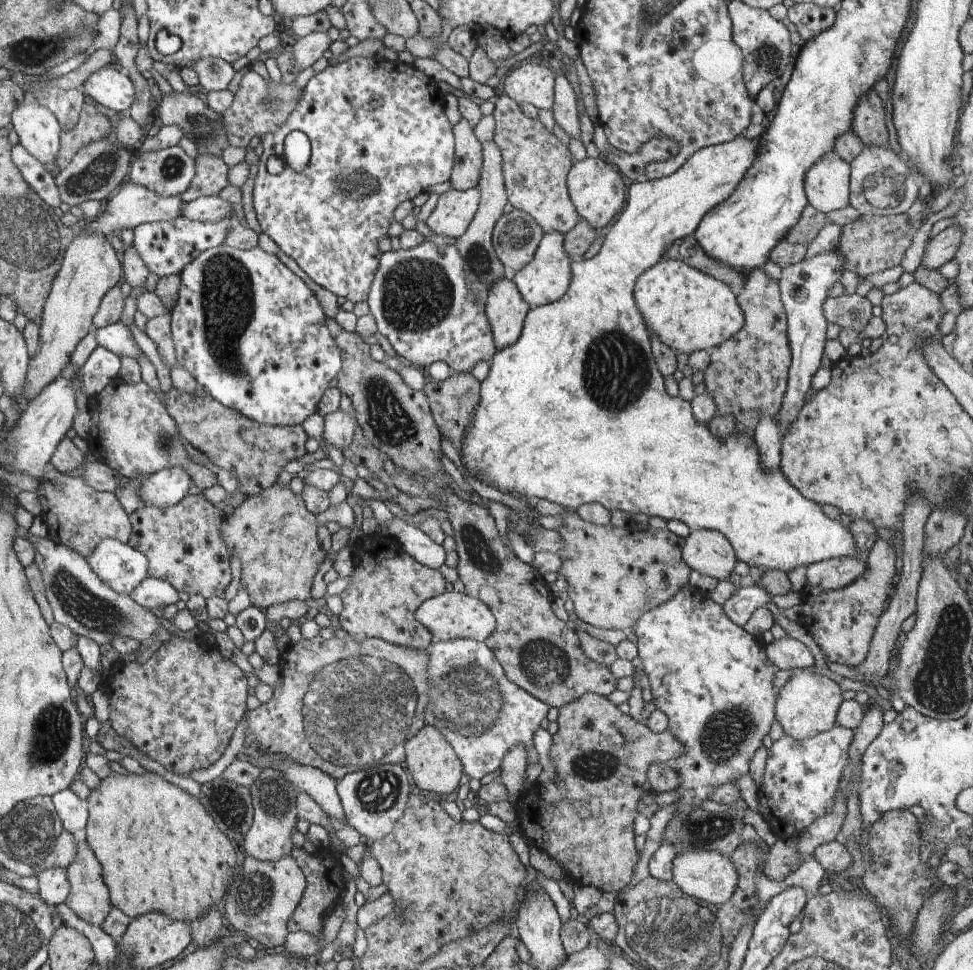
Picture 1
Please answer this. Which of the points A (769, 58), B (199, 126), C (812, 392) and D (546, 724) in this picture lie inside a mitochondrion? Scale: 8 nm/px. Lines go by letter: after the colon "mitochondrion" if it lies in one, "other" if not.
A: mitochondrion
B: mitochondrion
C: other
D: other

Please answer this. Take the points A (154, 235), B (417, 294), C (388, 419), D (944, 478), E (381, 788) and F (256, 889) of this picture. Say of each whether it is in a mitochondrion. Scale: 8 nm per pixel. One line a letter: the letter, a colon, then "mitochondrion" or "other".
A: other
B: mitochondrion
C: mitochondrion
D: mitochondrion
E: mitochondrion
F: mitochondrion

